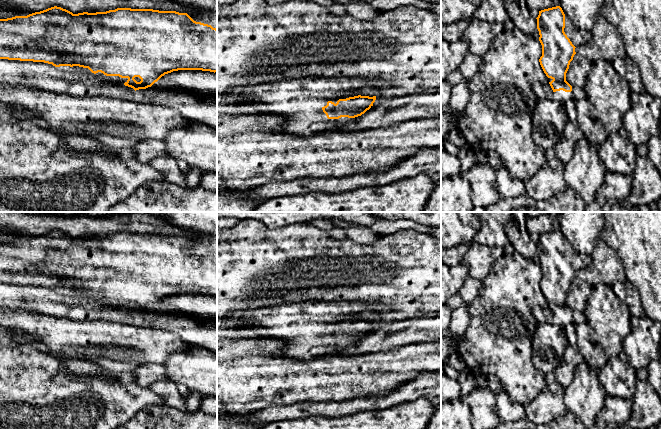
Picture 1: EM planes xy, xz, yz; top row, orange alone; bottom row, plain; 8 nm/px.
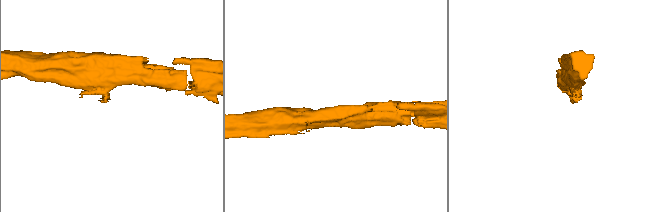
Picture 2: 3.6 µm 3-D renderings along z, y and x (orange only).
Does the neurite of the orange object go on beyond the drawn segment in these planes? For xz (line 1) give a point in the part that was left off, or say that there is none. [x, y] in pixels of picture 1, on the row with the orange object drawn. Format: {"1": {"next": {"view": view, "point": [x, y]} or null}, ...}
{"1": {"next": null}}

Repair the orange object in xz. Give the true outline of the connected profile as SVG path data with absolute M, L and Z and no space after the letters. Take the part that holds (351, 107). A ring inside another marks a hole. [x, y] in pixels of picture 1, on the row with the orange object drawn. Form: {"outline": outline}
{"outline": "M354 96L346 99L339 99L335 104L328 101L327 105L322 107L323 112L328 119L339 119L341 117L355 118L369 110L376 100L376 96Z"}

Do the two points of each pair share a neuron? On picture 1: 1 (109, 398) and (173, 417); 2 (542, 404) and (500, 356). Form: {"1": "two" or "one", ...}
{"1": "two", "2": "two"}

